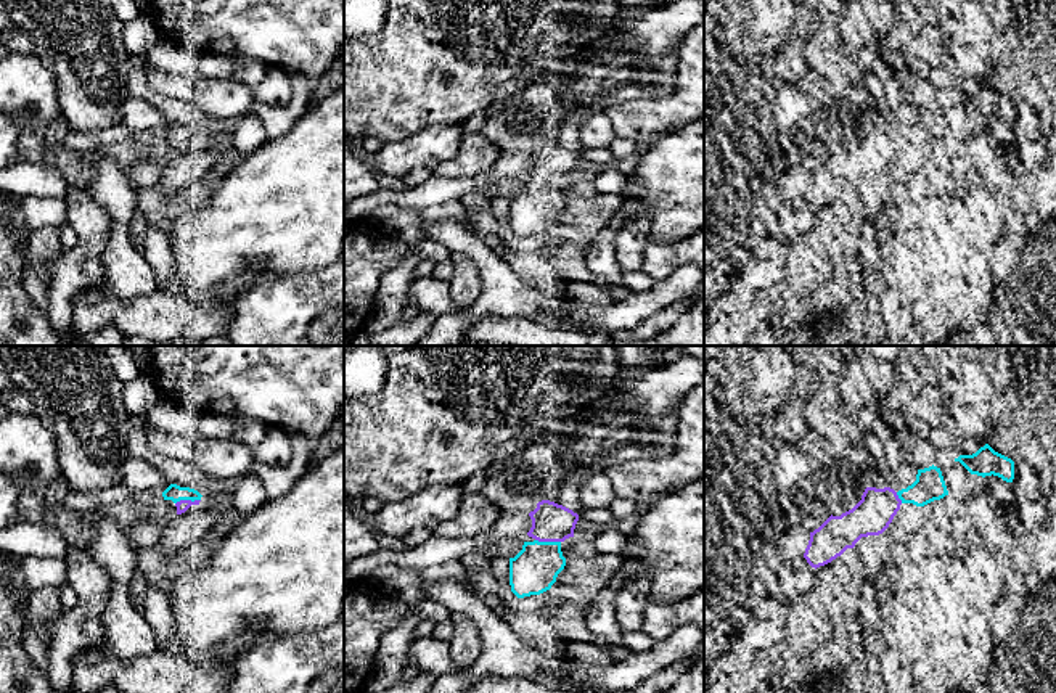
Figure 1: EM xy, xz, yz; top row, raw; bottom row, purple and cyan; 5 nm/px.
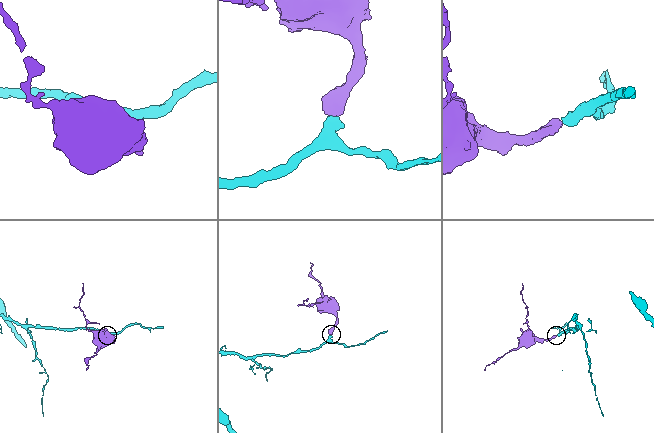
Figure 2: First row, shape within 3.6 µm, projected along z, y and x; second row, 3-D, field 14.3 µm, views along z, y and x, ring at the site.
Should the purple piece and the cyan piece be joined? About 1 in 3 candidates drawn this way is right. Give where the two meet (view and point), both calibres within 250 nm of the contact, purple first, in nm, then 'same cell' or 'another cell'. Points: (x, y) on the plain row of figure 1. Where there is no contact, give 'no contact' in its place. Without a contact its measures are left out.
xy (187, 140) | 60/90 nm | same cell

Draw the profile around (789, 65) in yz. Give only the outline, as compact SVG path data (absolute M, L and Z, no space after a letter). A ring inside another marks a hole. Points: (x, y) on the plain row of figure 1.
M802 39L789 40L776 55L772 64L775 77L784 84L794 84L810 76L802 53Z

